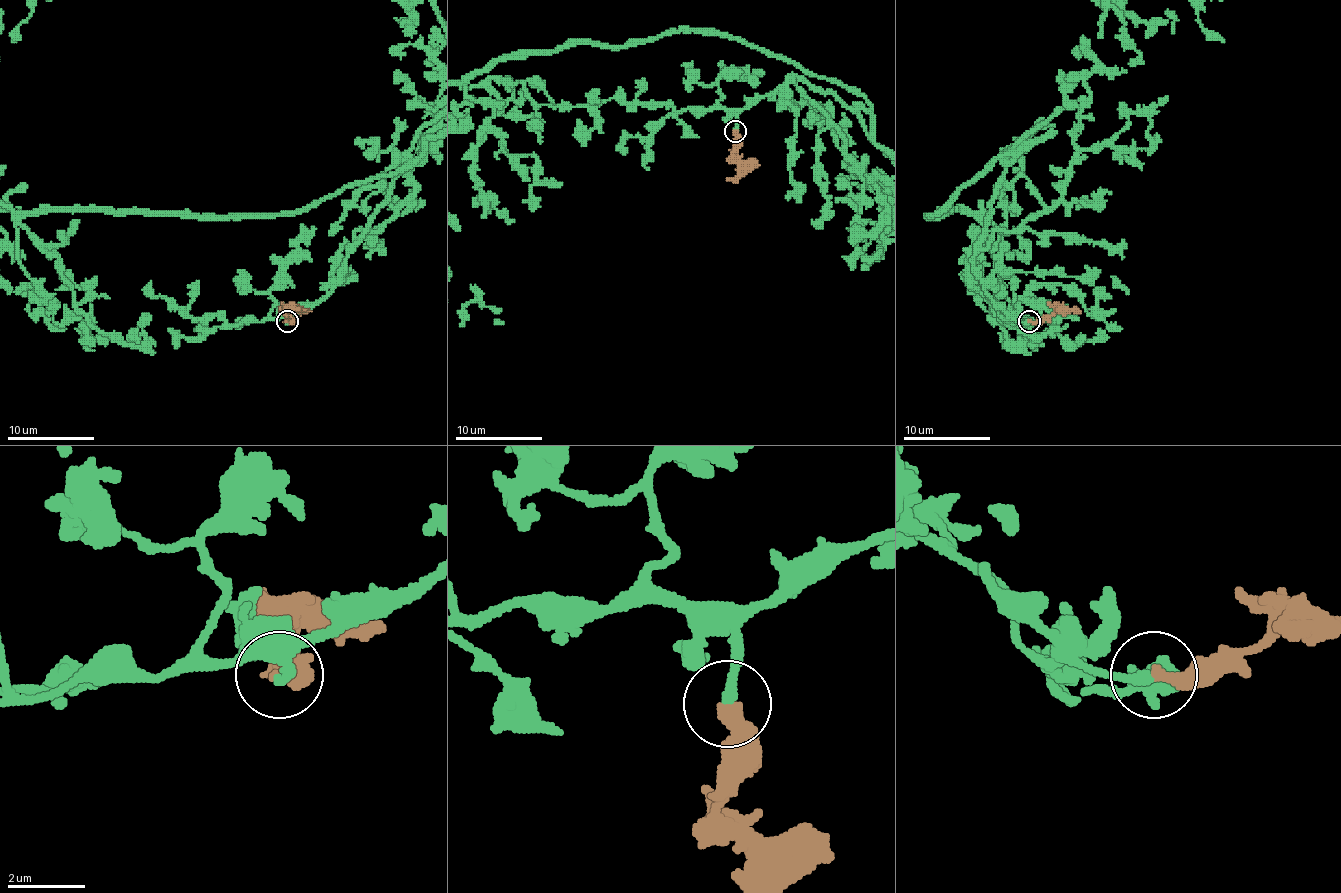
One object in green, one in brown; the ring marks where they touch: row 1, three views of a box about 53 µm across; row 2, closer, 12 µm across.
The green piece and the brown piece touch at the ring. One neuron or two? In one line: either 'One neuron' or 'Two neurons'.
One neuron

